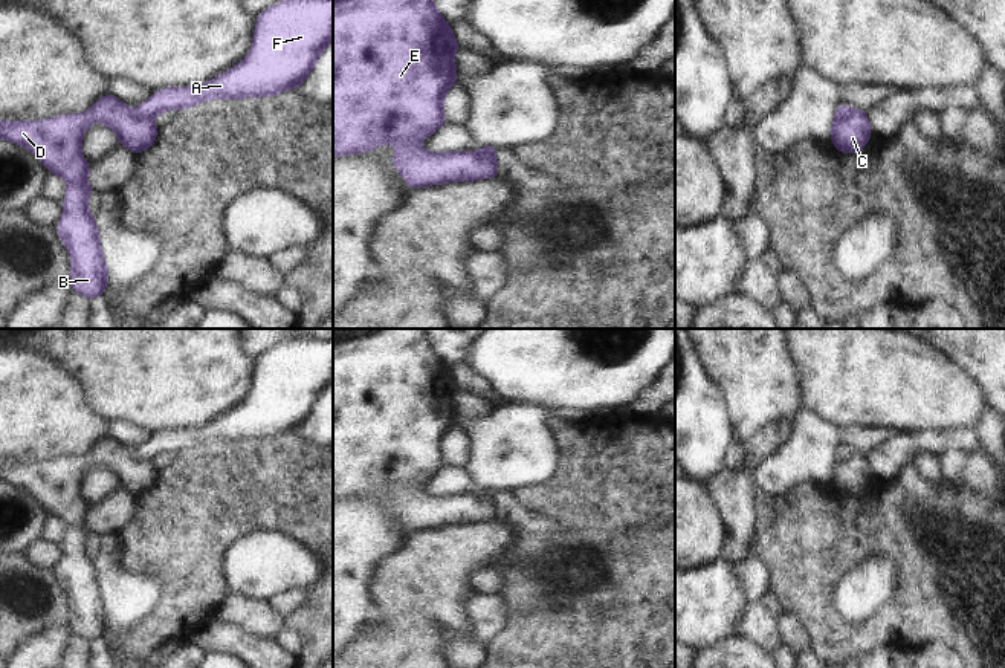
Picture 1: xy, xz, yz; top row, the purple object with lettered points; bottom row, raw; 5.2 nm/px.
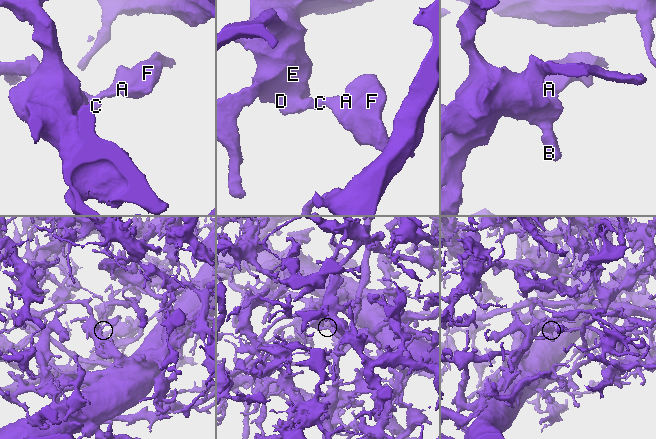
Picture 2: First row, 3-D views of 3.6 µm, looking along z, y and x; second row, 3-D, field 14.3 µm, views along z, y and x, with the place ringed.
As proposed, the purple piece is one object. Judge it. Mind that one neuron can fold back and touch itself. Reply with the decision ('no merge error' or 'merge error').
merge error

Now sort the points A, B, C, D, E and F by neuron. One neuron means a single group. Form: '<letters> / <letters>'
A F / B C D E

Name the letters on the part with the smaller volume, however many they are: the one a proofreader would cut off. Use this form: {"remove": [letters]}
{"remove": ["A", "F"]}

